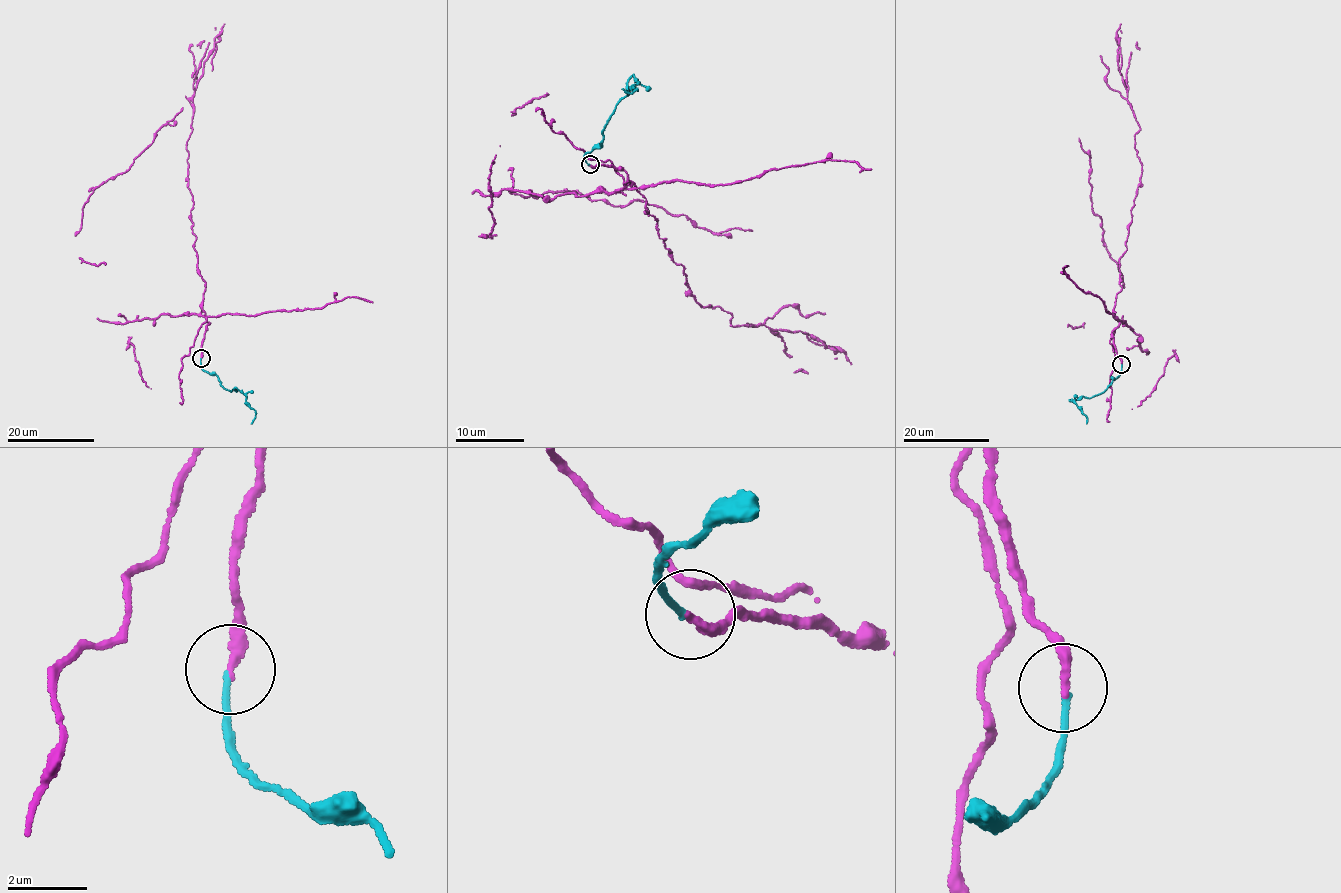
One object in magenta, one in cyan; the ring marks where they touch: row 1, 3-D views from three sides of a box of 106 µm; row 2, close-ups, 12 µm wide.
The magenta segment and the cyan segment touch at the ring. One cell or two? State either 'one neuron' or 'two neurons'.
two neurons

